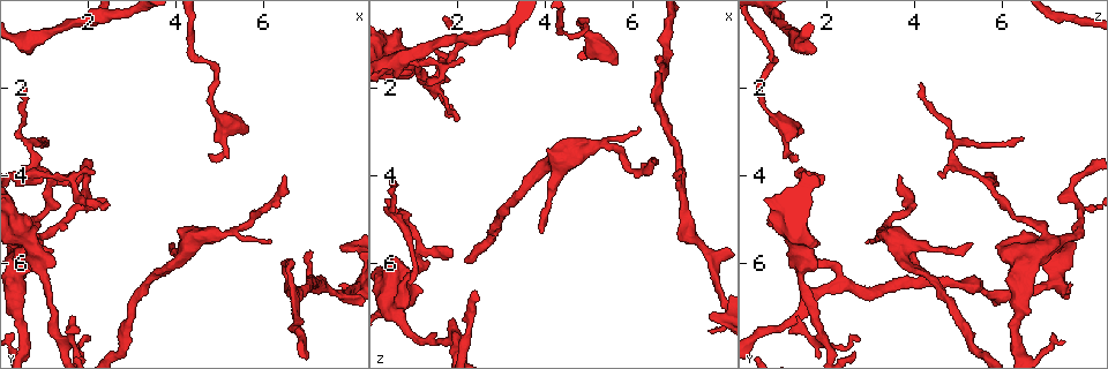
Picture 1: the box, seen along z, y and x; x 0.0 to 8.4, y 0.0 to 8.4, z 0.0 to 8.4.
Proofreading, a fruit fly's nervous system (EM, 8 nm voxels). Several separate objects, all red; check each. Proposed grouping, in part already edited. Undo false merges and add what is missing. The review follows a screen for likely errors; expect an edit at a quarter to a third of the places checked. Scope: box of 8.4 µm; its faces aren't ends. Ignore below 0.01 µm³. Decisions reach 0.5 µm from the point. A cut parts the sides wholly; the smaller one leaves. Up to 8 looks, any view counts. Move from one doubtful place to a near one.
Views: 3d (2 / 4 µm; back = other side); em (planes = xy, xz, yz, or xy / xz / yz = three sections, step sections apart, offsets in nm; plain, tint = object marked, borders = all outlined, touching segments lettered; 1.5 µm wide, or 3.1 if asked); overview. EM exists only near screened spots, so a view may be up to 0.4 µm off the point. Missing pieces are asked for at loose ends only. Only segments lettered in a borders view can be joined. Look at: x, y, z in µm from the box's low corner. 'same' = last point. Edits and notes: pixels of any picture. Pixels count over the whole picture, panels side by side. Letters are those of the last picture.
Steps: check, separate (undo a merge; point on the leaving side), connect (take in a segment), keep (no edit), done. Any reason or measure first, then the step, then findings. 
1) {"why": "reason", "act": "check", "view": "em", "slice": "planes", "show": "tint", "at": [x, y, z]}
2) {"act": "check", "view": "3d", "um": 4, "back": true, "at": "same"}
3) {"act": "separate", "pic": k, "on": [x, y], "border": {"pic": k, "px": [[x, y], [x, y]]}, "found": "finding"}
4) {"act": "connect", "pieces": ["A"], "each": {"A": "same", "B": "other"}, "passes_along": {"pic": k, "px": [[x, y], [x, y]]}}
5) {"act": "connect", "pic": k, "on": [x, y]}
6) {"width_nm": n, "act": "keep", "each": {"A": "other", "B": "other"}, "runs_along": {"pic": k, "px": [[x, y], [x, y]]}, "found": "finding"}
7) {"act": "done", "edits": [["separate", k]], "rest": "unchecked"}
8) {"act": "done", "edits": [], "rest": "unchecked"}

{"why": "sharp bend", "act": "check", "view": "em", "slice": "planes", "show": "borders", "at": [0.65, 3.30, 4.95]}

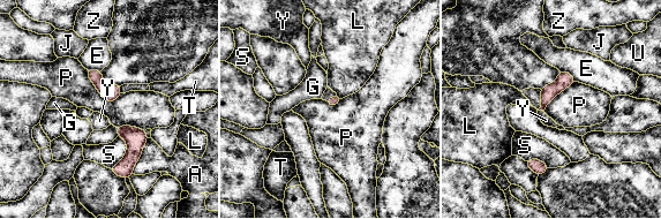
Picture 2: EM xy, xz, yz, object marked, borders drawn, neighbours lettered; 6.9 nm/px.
{"act": "keep", "each": {"A": "other", "E": "other", "G": "other", "J": "other", "L": "other", "P": "other", "S": "other", "T": "other", "U": "other", "Y": "other", "Z": "other"}, "border": {"pic": 2, "px": [[85, 69], [106, 100], [122, 93]]}, "found": "all the same neuron"}

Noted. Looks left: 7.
{"why": "abrupt turn", "act": "check", "view": "3d", "um": 2, "at": [0.55, 7.90, 6.35]}

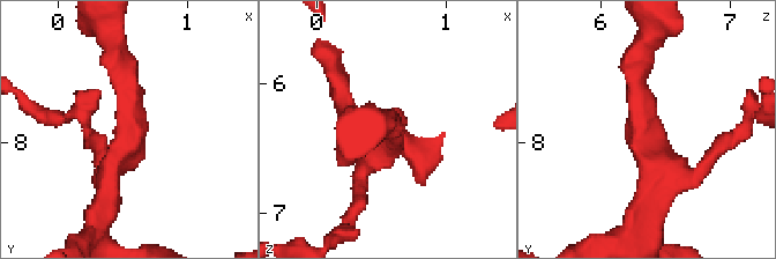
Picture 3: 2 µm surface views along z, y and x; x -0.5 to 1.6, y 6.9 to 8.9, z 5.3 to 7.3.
{"why": "now the EM", "act": "check", "view": "em", "slice": "planes", "show": "plain", "at": [0.54, 7.94, 6.30]}

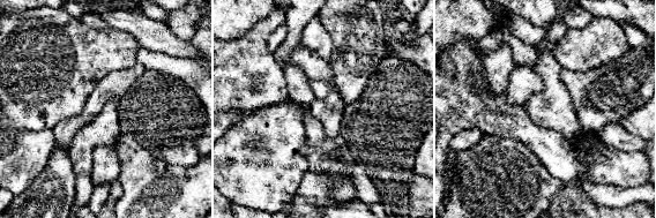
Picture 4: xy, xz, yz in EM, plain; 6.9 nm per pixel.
{"why": "what lies round it", "act": "check", "view": "em", "slice": "planes", "show": "borders", "at": "same"}

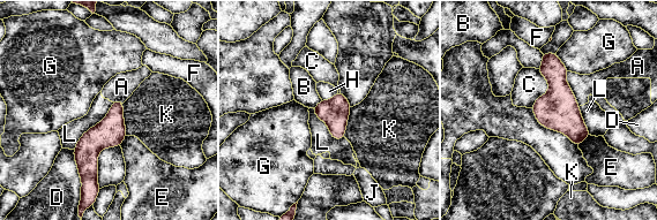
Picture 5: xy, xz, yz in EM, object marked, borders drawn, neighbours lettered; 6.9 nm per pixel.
{"act": "keep", "each": {"A": "other", "B": "other", "C": "other", "D": "other", "E": "other", "F": "other", "G": "other", "H": "other", "J": "other", "K": "other", "L": "other"}, "border": {"pic": 5, "px": [[337, 91], [329, 99], [321, 99]]}, "found": "one neuron here"}

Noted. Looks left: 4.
{"why": "thin end", "act": "check", "view": "em", "slice": "planes", "show": "borders", "at": [4.80, 3.60, 1.40]}

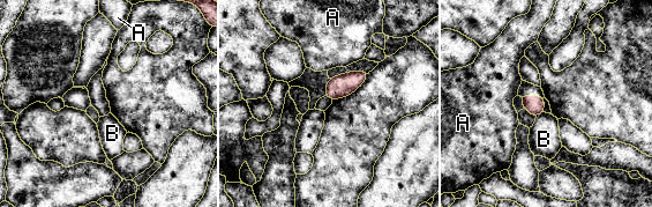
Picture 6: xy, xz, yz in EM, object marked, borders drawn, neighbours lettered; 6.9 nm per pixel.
{"act": "keep", "each": {"A": "other", "B": "other"}, "border": {"pic": 6, "px": [[545, 112], [537, 117]]}, "found": "no lettered segment goes on from it"}

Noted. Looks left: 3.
{"why": "sharp bend", "act": "check", "view": "3d", "um": 4, "at": [6.65, 6.70, 1.55]}

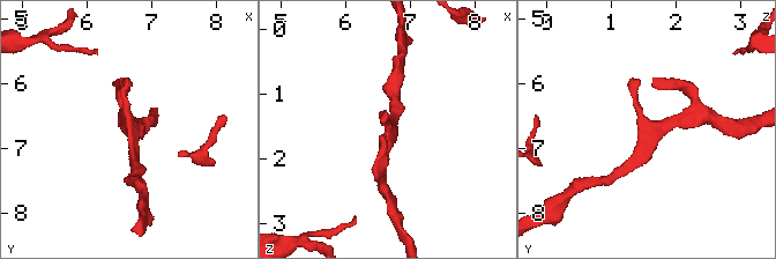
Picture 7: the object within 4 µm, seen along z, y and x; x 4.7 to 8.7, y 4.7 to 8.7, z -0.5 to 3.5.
{"act": "check", "view": "em", "slice": "yz", "step": 4, "show": "tint", "at": [6.65, 6.65, 1.65]}

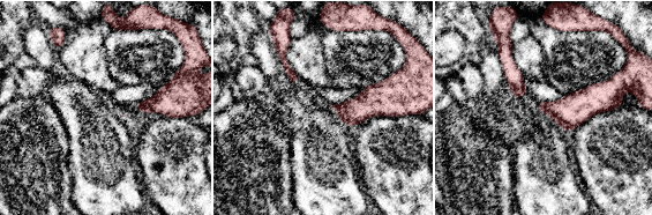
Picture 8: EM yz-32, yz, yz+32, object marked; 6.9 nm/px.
{"act": "check", "view": "em", "slice": "planes", "show": "borders", "at": "same"}

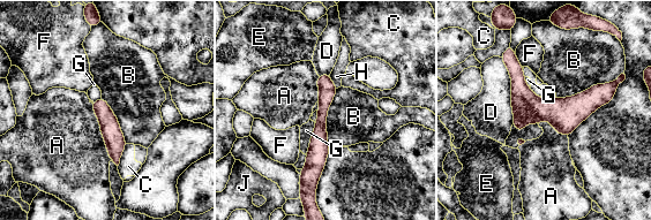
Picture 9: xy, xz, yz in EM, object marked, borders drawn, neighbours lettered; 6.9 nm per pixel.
{"act": "keep", "each": {"A": "other", "B": "other", "C": "other", "D": "other", "E": "other", "F": "other", "G": "other", "H": "other", "J": "other"}, "border": {"pic": 9, "px": [[619, 75], [570, 96], [556, 97]]}, "found": "one neuron here"}

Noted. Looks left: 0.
{"act": "done", "edits": [], "rest": "unchecked"}

